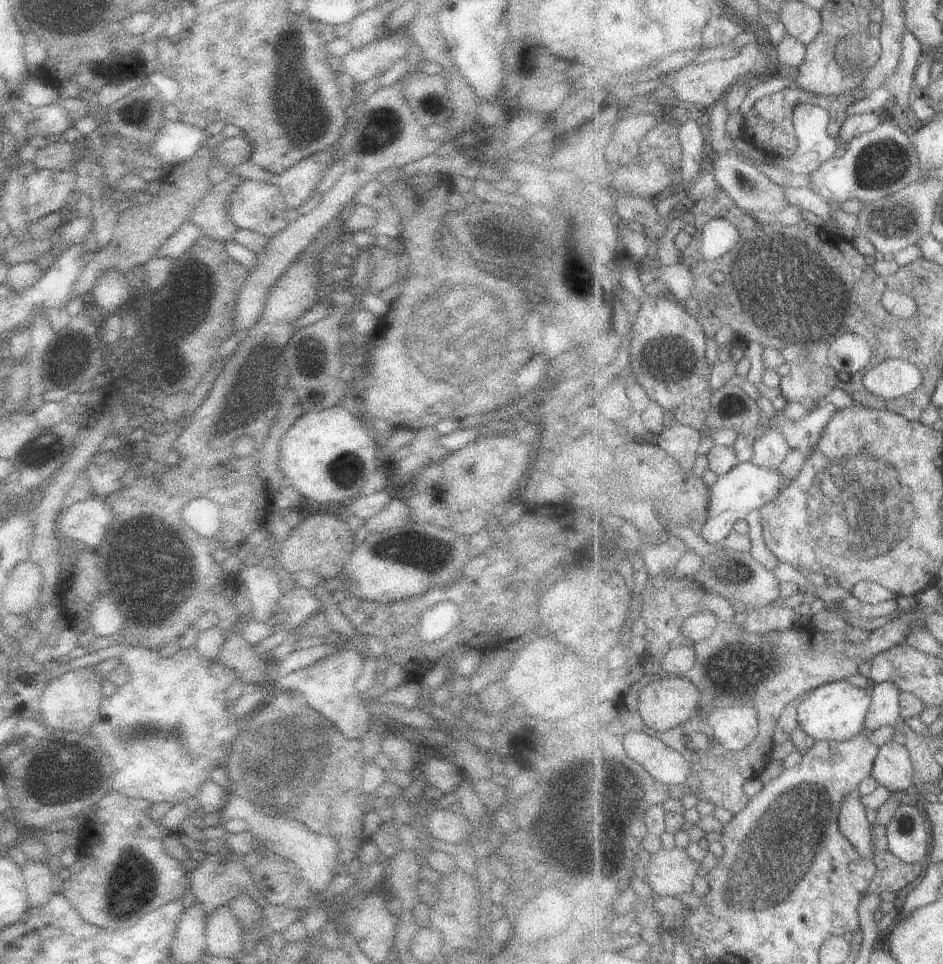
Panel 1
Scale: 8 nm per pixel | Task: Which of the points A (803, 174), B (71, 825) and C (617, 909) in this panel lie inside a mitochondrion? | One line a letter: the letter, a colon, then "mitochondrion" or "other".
A: other
B: other
C: other

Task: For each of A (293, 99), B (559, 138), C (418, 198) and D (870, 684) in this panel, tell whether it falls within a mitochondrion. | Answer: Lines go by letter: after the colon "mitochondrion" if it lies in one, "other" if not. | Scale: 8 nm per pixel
A: mitochondrion
B: other
C: other
D: other

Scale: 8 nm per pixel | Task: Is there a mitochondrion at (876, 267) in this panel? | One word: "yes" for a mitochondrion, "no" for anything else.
no

